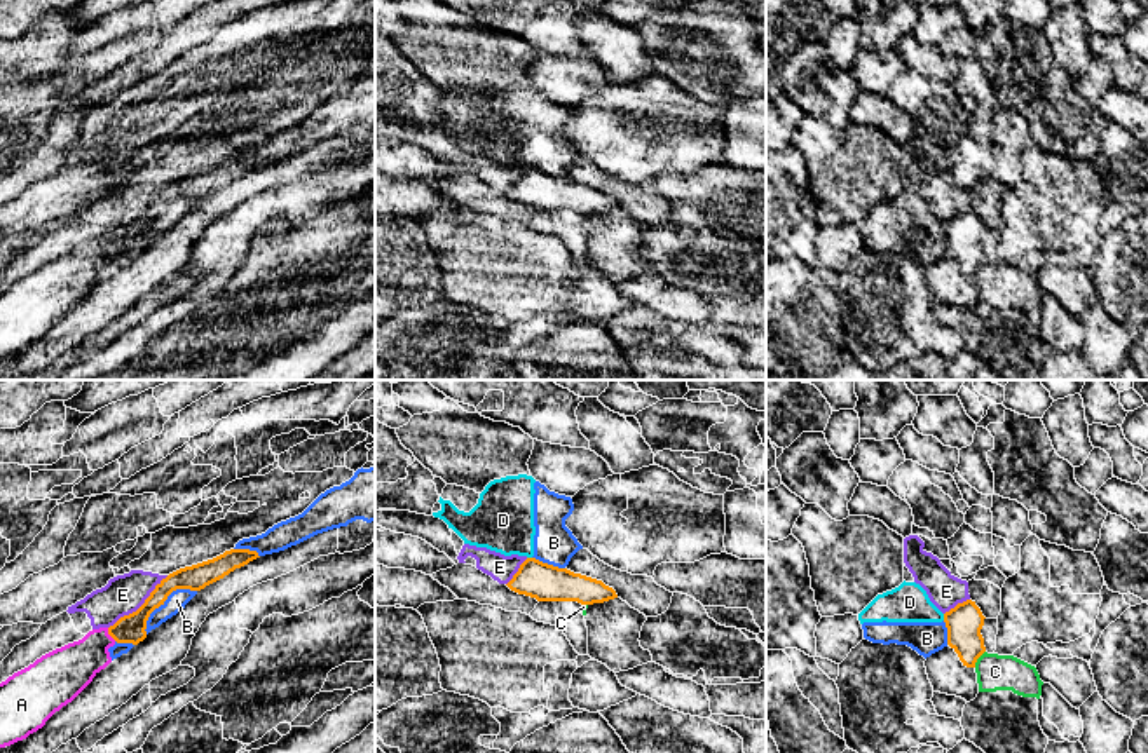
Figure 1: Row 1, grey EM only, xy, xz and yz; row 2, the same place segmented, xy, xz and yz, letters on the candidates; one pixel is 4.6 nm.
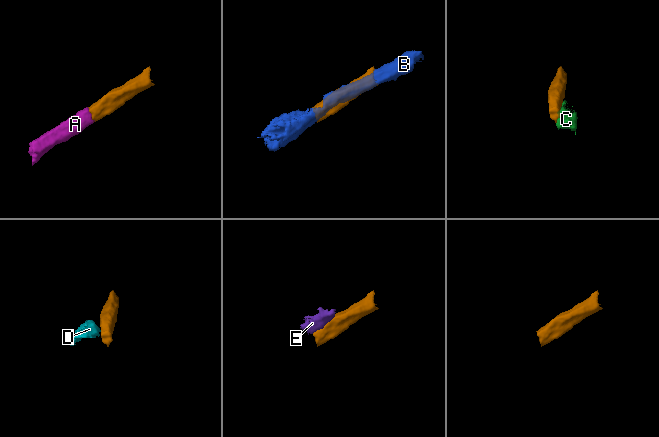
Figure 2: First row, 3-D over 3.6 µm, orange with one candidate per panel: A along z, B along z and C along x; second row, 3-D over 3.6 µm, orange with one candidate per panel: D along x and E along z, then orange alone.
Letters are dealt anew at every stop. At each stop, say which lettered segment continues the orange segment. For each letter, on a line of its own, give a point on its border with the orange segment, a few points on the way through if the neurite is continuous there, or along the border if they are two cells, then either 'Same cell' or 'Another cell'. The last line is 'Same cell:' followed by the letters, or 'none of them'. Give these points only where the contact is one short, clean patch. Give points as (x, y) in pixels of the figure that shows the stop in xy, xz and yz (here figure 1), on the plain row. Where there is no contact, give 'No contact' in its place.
A: Touches orange at xy (110, 244). Path across: xy (129, 237), (110, 244), (68, 279). Same cell
B: Touches orange at xy (163, 211). Another cell
C: Touches orange at yz (977, 267). Another cell
D: Touches orange at yz (944, 227). Boundary: yz (942, 223), (944, 229). Another cell
E: Touches orange at xy (142, 215). Boundary: xy (168, 185), (135, 220), (121, 225), (109, 237). Another cell
Same cell: A

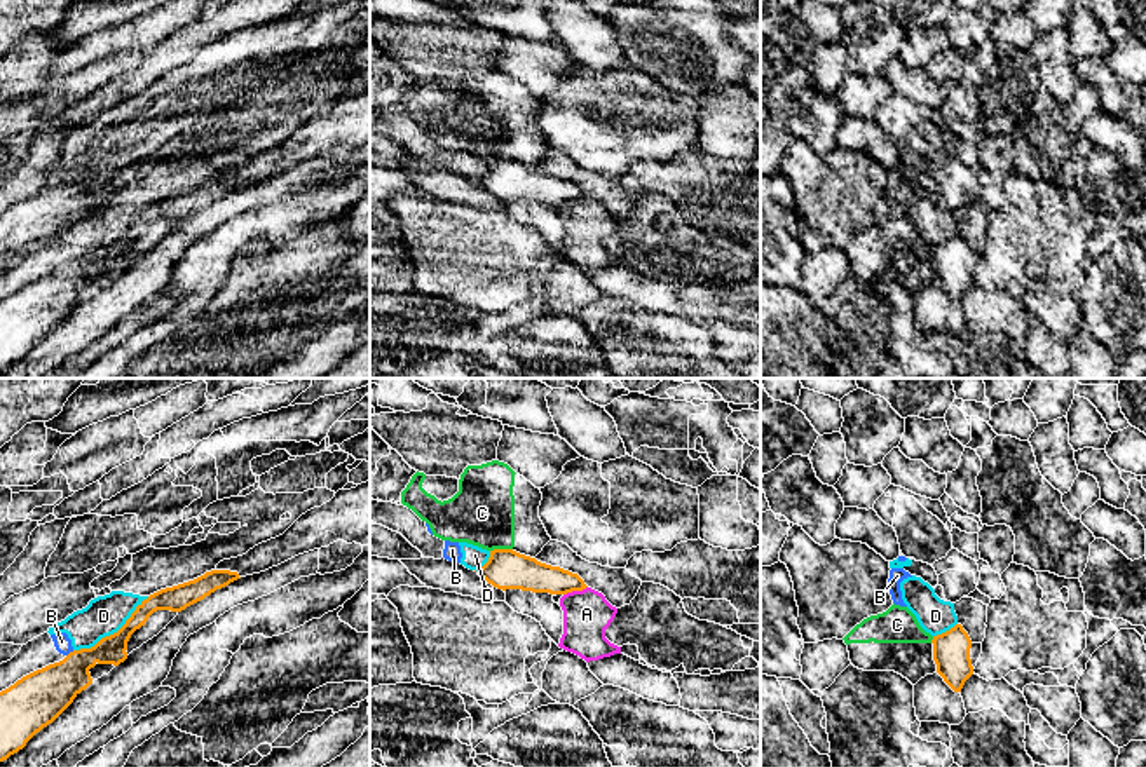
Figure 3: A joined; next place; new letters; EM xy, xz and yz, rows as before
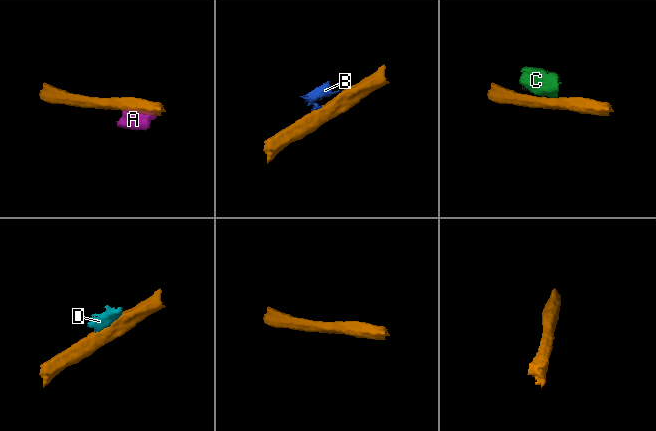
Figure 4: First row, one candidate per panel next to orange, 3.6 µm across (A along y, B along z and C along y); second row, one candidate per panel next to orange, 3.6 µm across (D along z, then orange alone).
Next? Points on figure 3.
A: Touches orange at xz (574, 199). Another cell
B: Touches orange at xy (70, 262). Boundary: xy (74, 260), (67, 265). Another cell
C: Touches orange at xz (501, 159). Boundary: xz (511, 157), (494, 157), (491, 161). Another cell
D: Touches orange at xy (114, 243). Boundary: xy (149, 206), (115, 241), (102, 246), (89, 257), (74, 260). Another cell
Same cell: none of them

